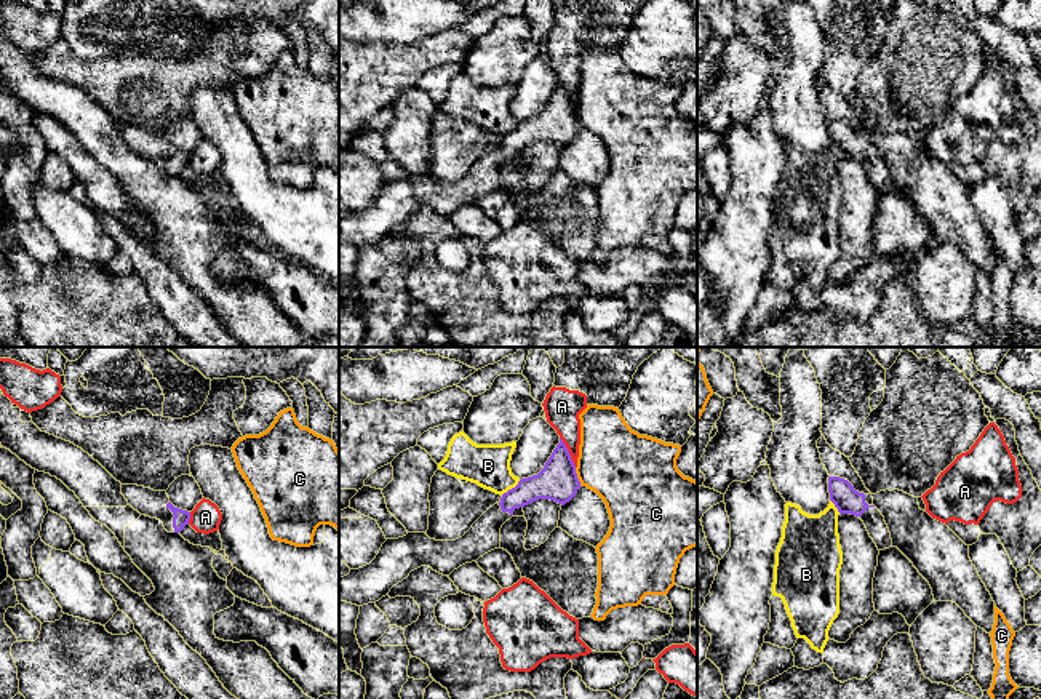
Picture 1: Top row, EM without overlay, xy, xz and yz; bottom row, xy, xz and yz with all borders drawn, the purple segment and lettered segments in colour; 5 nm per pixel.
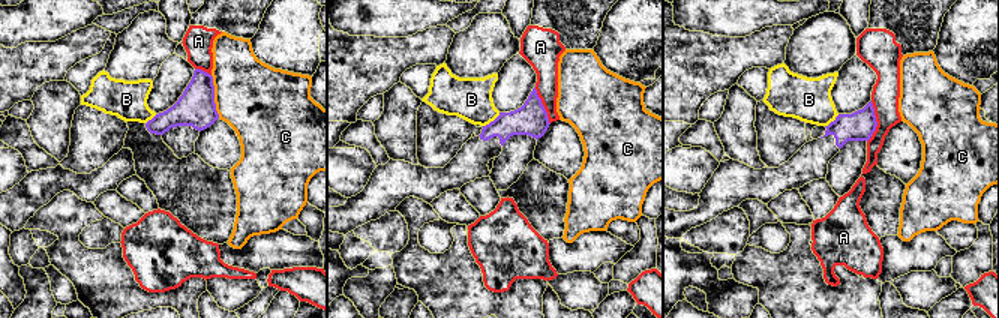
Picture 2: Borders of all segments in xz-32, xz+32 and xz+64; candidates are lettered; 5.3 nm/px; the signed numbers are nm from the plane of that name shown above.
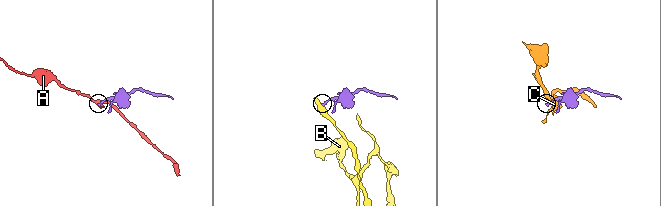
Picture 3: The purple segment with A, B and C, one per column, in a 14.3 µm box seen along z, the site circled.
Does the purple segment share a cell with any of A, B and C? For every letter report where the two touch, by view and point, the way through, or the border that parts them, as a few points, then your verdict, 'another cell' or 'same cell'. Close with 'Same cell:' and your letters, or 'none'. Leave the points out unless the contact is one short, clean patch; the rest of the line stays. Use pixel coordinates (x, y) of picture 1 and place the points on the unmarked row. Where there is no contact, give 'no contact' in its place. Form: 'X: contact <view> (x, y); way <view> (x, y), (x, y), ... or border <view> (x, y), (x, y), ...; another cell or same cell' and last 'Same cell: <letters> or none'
A: contact xz (568, 93); another cell
B: contact xz (512, 130); border xz (520, 122), (501, 136); another cell
C: contact xz (576, 117); another cell
Same cell: none

